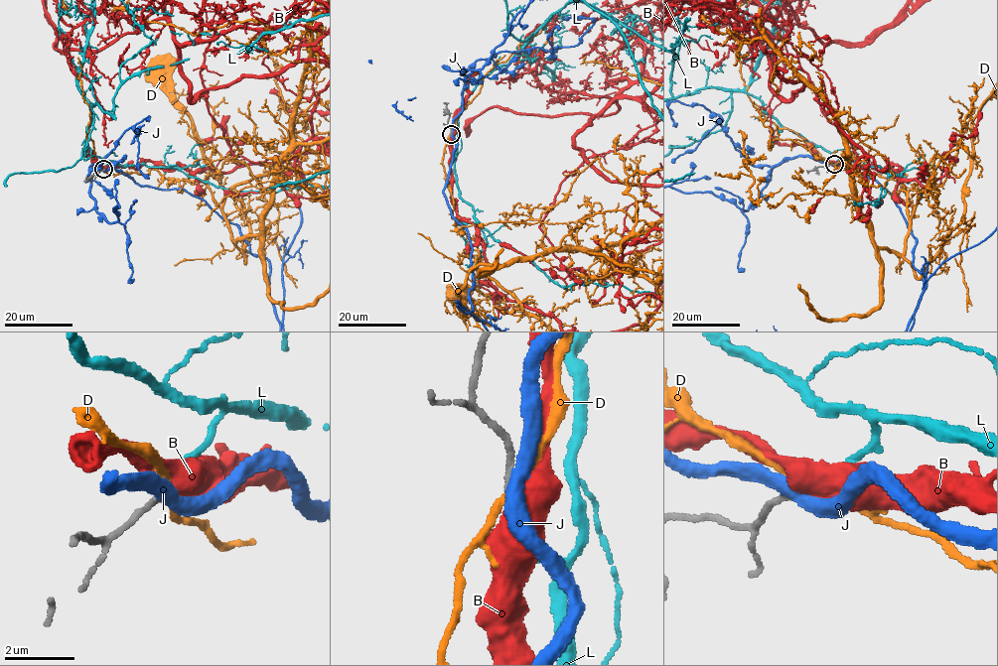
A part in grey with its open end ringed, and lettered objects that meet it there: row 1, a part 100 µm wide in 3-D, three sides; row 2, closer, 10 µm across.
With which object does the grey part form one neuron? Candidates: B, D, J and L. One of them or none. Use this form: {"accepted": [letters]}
{"accepted": ["L"]}

